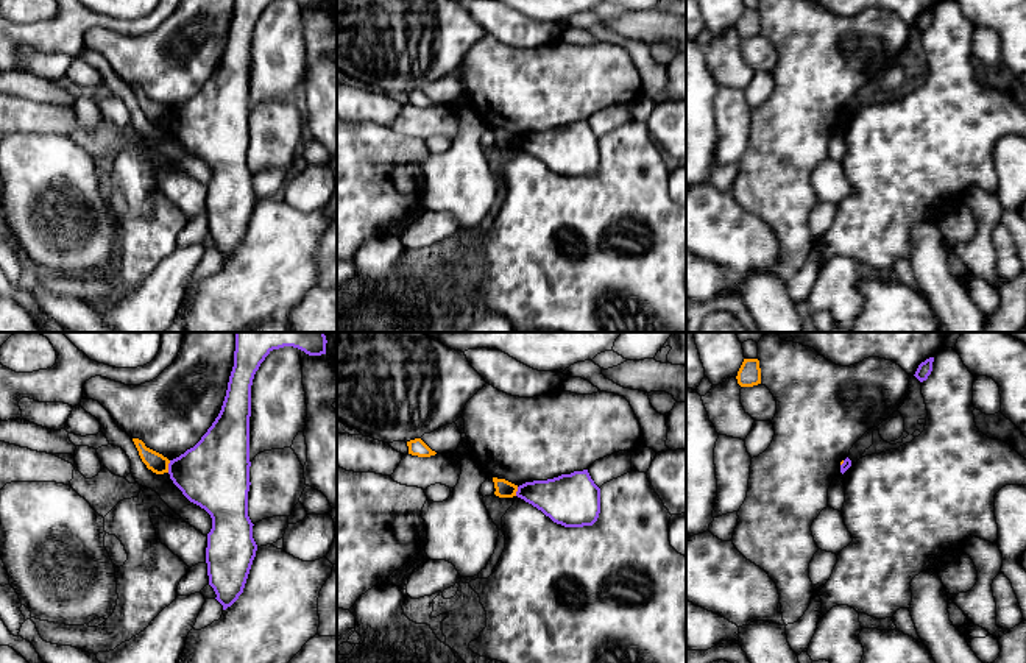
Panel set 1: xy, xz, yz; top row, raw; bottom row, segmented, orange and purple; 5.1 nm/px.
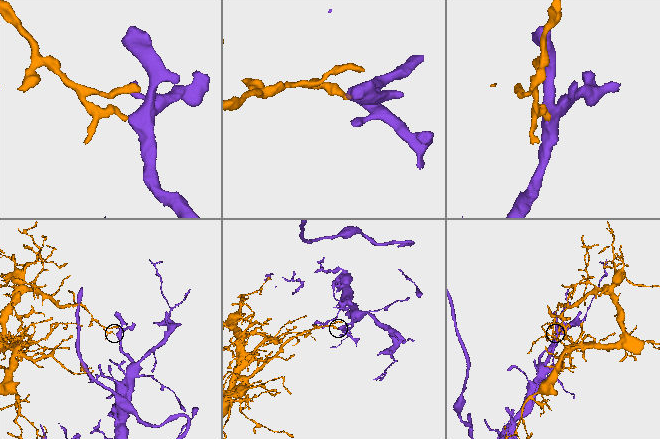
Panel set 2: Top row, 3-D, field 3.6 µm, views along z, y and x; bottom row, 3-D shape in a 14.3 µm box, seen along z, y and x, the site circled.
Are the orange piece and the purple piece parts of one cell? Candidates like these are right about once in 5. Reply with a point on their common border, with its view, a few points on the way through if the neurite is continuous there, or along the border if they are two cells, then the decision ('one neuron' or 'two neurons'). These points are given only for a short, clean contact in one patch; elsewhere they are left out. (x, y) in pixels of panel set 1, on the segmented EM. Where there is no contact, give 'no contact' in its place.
meets orange in xy at (167, 467); border along xy (170, 460), (167, 471); two neurons

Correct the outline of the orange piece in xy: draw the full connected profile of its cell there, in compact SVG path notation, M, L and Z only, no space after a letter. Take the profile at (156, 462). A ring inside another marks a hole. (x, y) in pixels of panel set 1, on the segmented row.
M133 438L133 441L139 451L142 462L147 465L148 470L151 470L156 474L168 473L170 460L167 457L147 448L145 443L139 438Z

